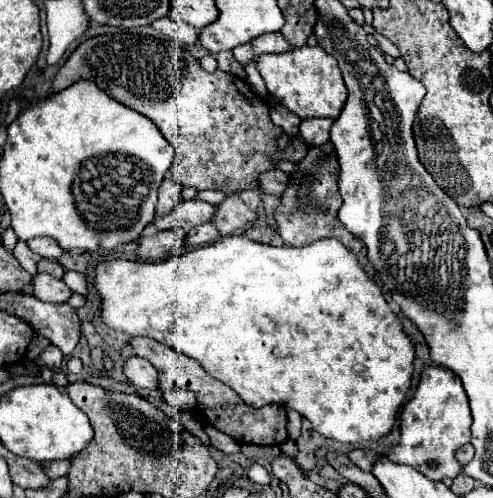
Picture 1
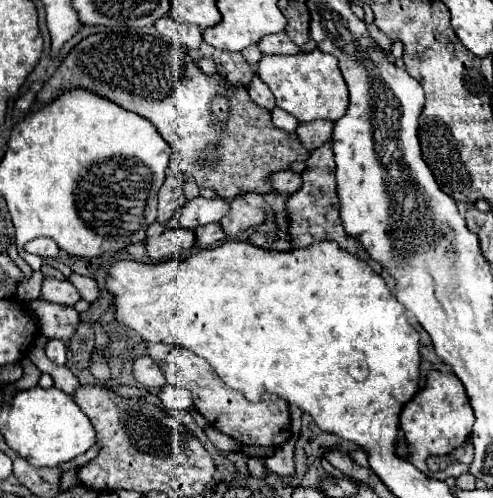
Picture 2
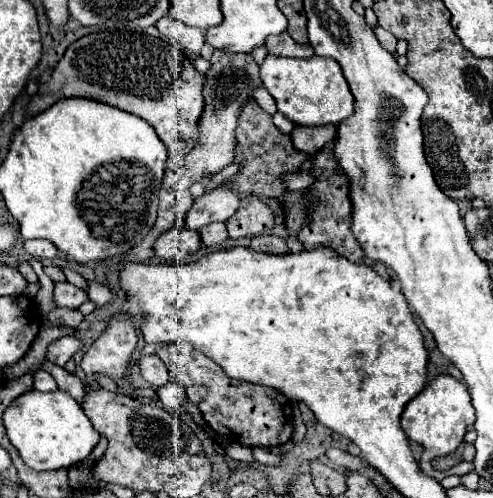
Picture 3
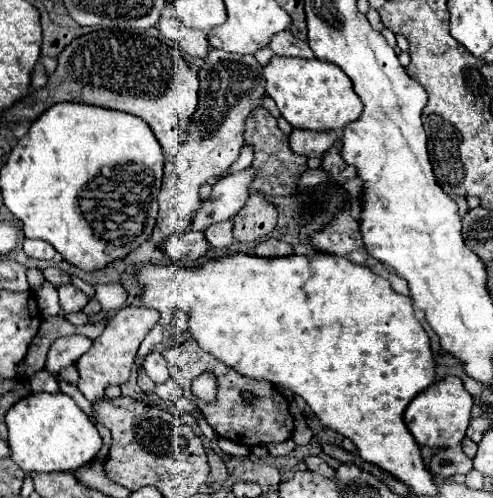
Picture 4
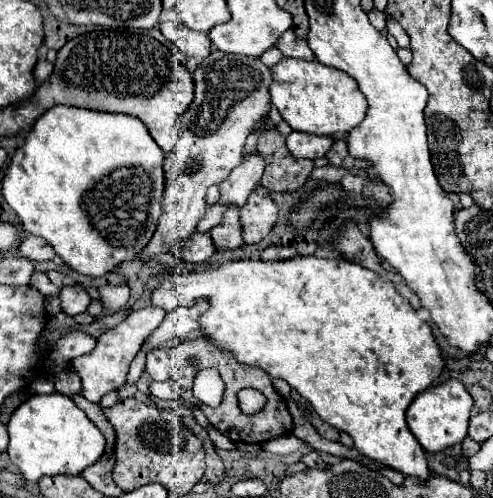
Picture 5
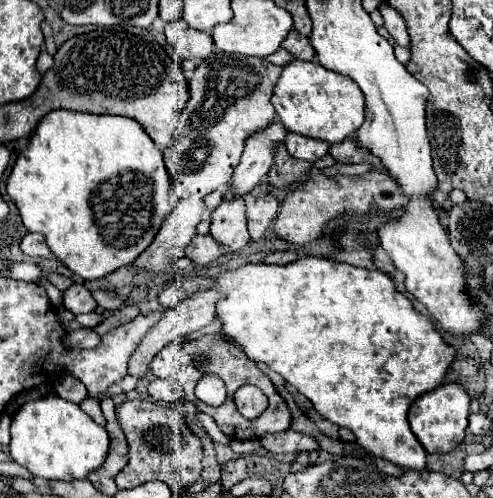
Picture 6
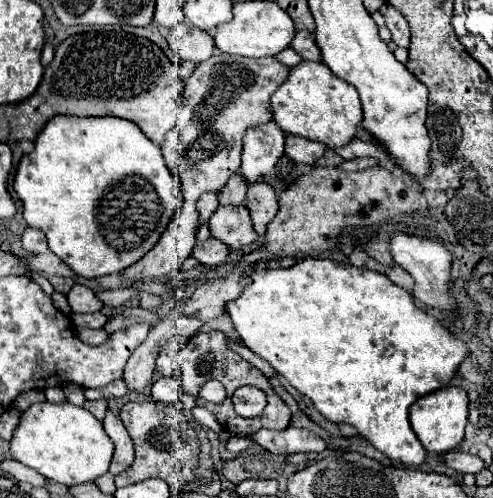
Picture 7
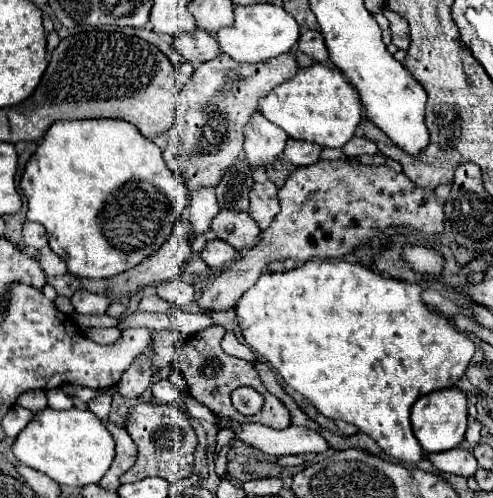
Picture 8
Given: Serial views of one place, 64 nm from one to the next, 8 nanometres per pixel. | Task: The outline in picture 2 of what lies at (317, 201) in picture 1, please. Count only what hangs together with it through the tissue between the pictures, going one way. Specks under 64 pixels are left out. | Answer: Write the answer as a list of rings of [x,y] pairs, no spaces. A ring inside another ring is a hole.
[[[326,142],[324,146],[316,148],[310,158],[306,160],[306,170],[302,172],[302,186],[294,194],[290,194],[286,202],[286,218],[288,218],[288,234],[290,234],[290,244],[294,248],[306,248],[314,244],[316,240],[334,240],[344,248],[346,252],[358,256],[360,260],[366,260],[368,254],[364,254],[362,244],[346,234],[344,226],[340,224],[338,216],[340,200],[336,194],[336,164],[334,164],[334,152],[332,144]]]

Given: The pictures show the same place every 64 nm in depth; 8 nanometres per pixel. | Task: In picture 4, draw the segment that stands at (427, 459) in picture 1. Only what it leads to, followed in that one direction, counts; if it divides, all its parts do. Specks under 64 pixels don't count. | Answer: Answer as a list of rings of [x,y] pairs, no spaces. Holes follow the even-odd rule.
[[[446,376],[440,382],[430,384],[424,392],[420,392],[406,408],[404,412],[404,422],[410,430],[410,434],[414,436],[414,440],[420,446],[430,446],[436,448],[438,452],[434,454],[434,462],[430,462],[428,470],[432,472],[432,476],[442,482],[454,474],[468,474],[474,466],[472,460],[462,452],[462,438],[466,434],[466,428],[472,420],[472,406],[474,400],[470,396],[470,392],[464,388],[462,380],[456,376]],[[444,454],[450,454],[450,458],[454,460],[454,470],[442,470],[440,460],[444,458]]]

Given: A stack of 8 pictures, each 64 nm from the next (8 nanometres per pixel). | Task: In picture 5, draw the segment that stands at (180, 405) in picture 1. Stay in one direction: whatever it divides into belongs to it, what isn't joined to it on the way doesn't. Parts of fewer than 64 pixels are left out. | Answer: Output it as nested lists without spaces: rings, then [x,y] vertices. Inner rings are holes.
[[[166,380],[166,382],[152,382],[150,384],[150,394],[158,396],[162,400],[178,400],[182,396],[182,388],[178,382],[174,380]]]

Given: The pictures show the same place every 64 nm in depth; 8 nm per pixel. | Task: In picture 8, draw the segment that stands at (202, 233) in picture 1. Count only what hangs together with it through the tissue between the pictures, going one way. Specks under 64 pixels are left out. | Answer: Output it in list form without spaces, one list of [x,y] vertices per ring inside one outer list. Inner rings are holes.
[[[220,210],[214,216],[210,230],[236,250],[252,246],[260,234],[260,228],[256,228],[256,222],[248,212],[234,212],[234,210]]]

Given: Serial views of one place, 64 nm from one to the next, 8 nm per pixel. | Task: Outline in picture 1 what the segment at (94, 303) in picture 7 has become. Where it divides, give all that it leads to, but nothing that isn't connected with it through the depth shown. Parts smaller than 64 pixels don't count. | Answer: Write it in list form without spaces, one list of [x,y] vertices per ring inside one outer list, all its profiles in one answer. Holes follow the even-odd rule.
[[[38,272],[32,276],[32,286],[34,286],[34,296],[42,302],[66,302],[72,290],[58,278],[48,276],[44,272]]]

